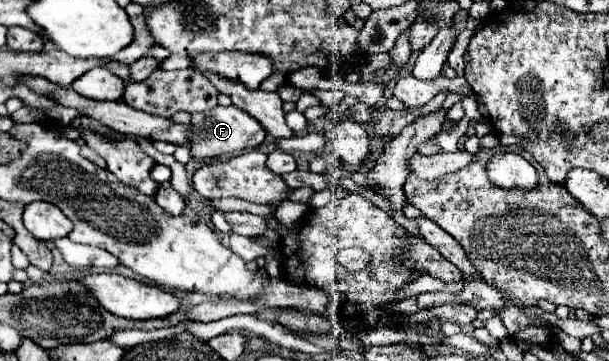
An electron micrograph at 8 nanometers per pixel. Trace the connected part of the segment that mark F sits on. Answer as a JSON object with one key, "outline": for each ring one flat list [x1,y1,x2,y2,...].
{"outline":[[216,106,208,114,192,114,190,124,192,124,190,138,194,142,194,148,190,152,192,152,192,158,198,162,214,156,228,156,244,148,254,148,262,144,266,136,266,130,260,126,260,122,256,122,256,118,244,114,244,110,236,106]]}

